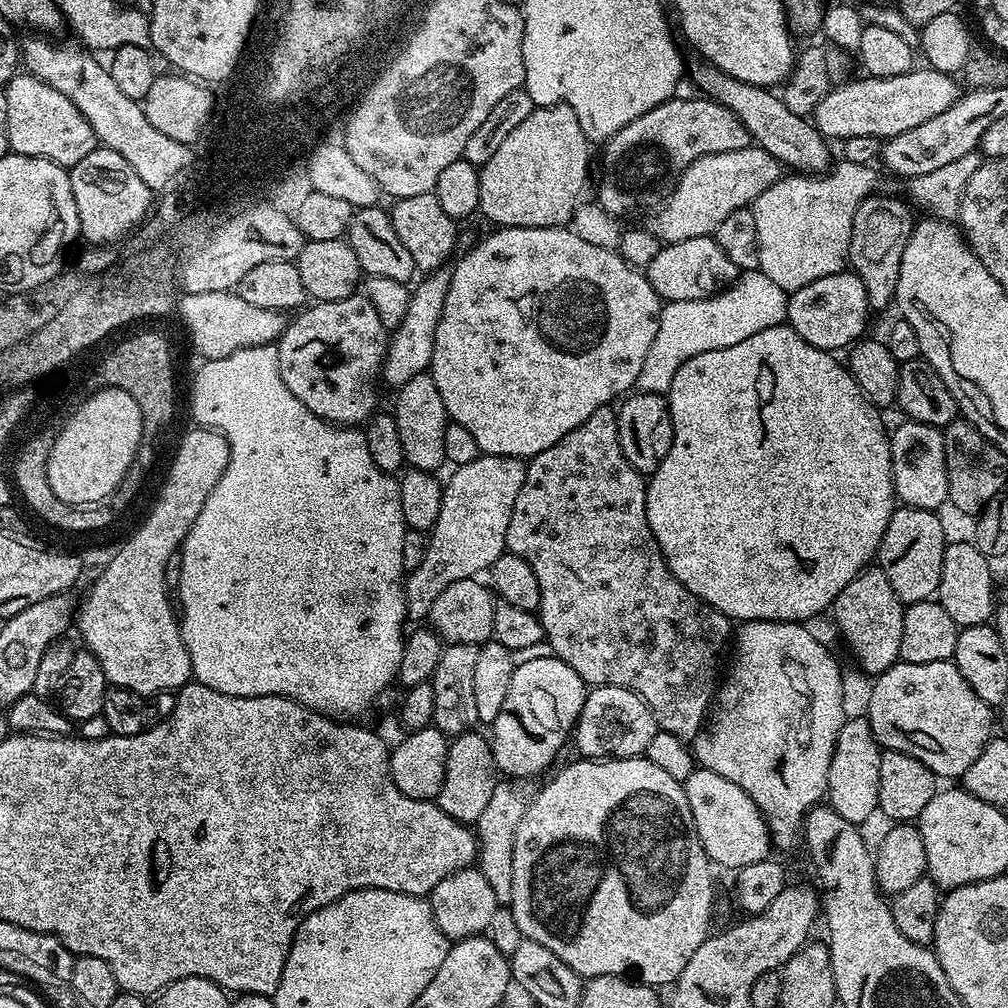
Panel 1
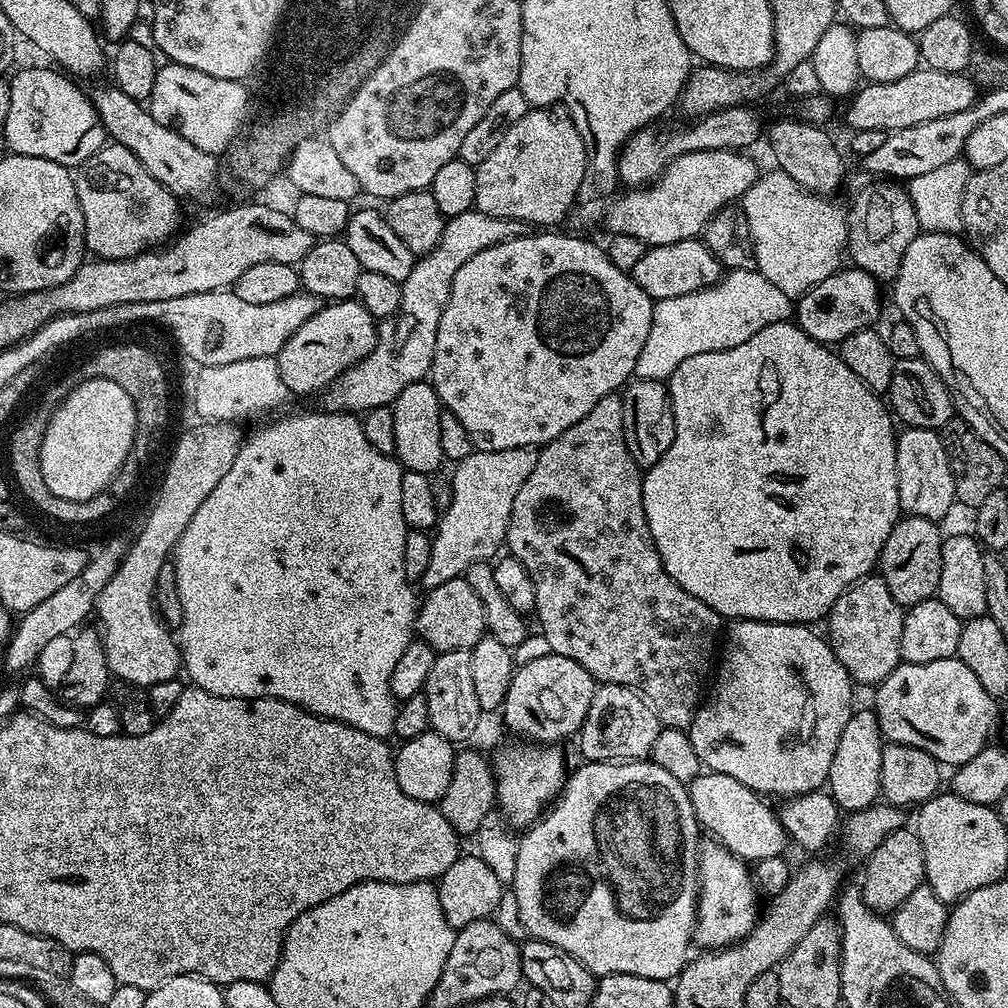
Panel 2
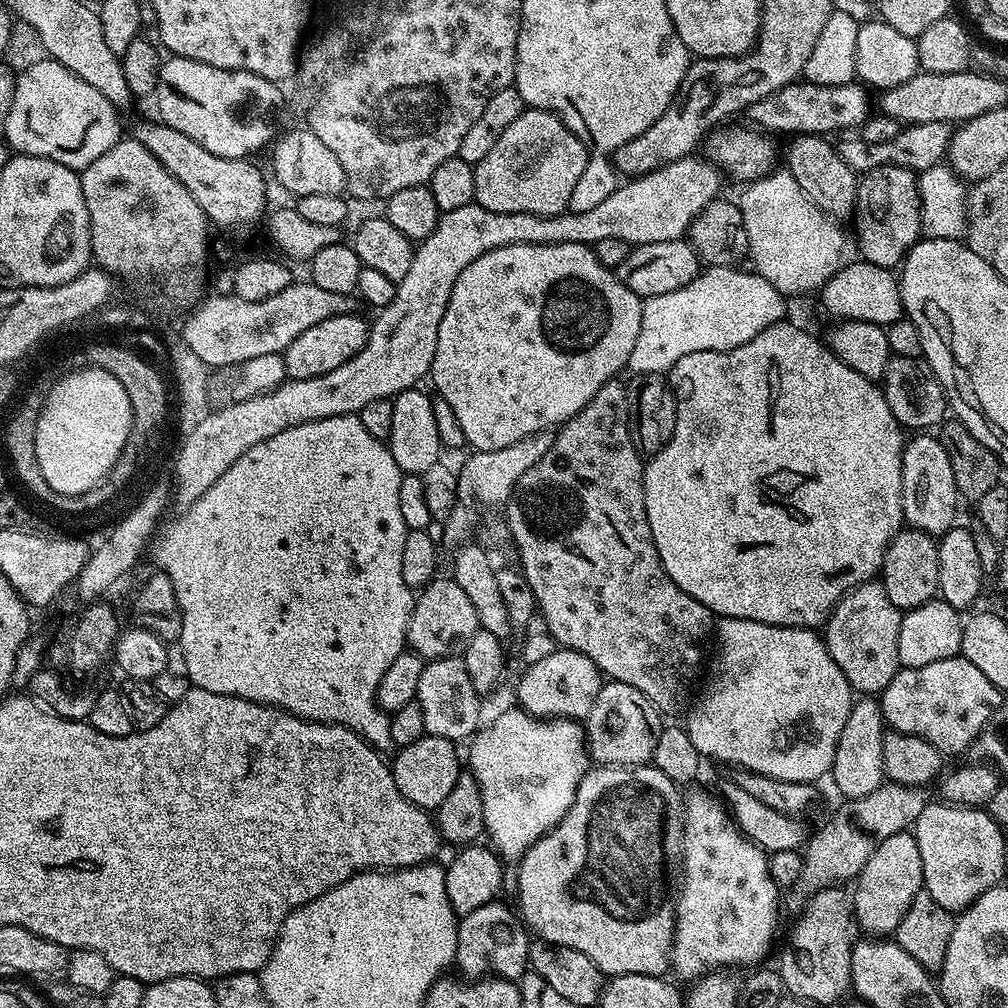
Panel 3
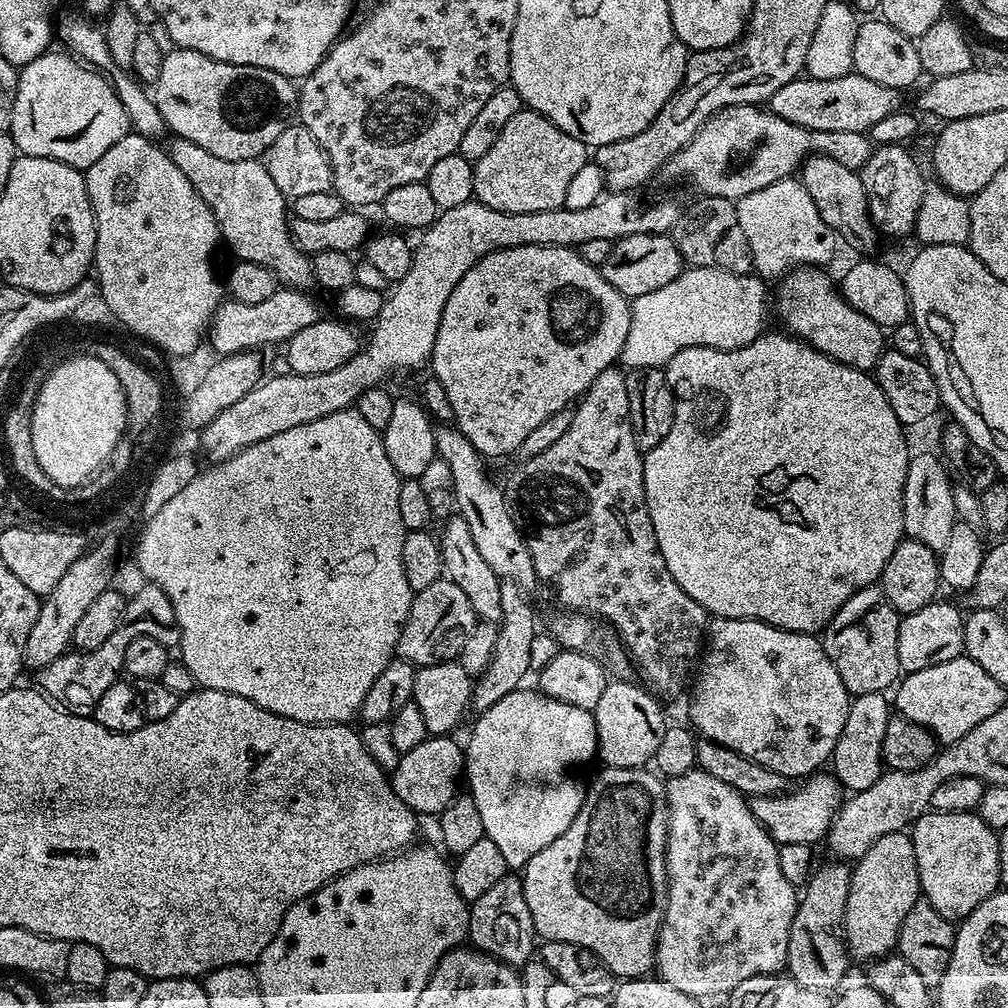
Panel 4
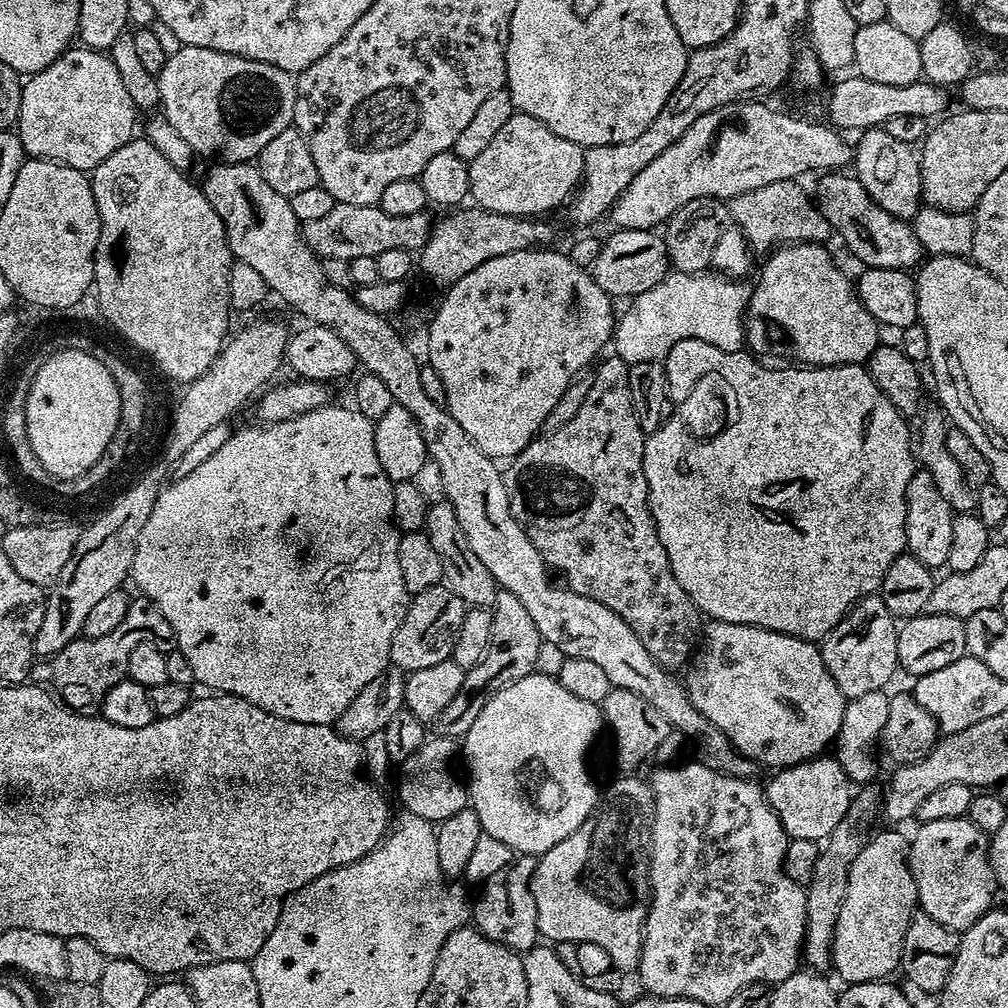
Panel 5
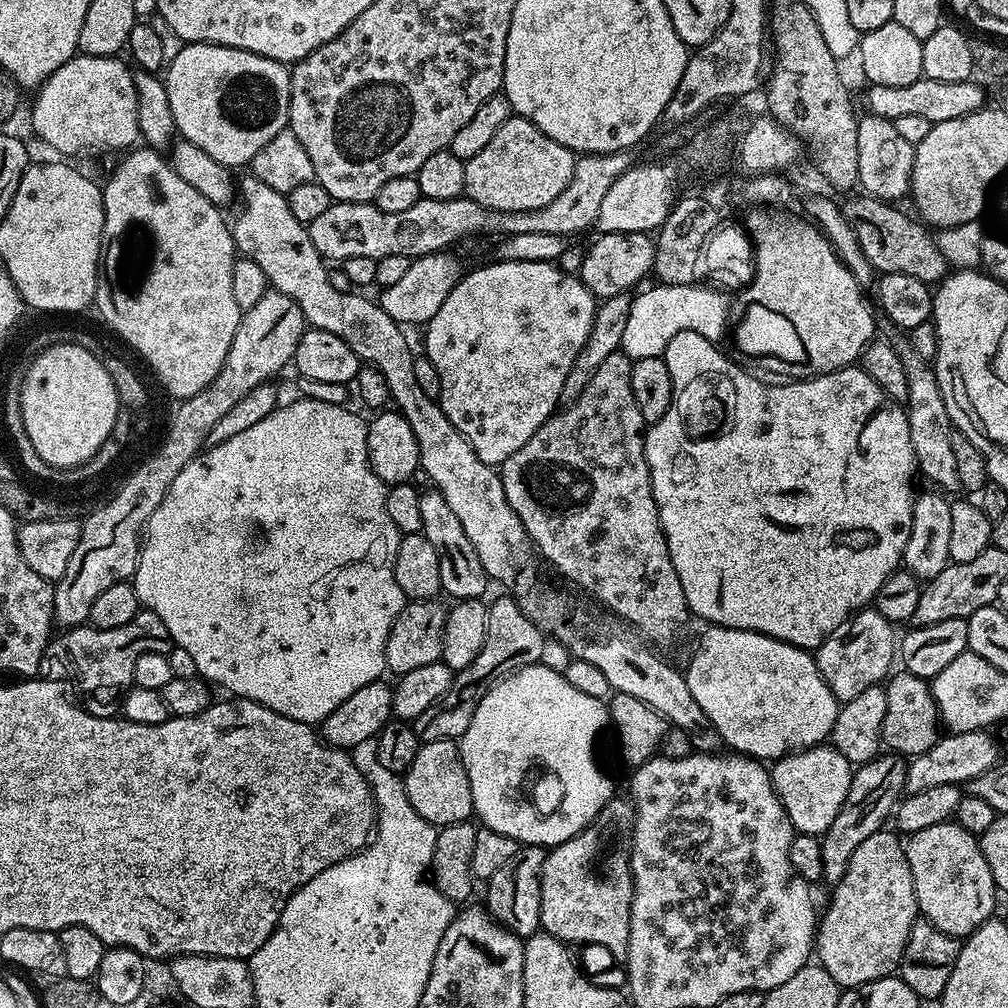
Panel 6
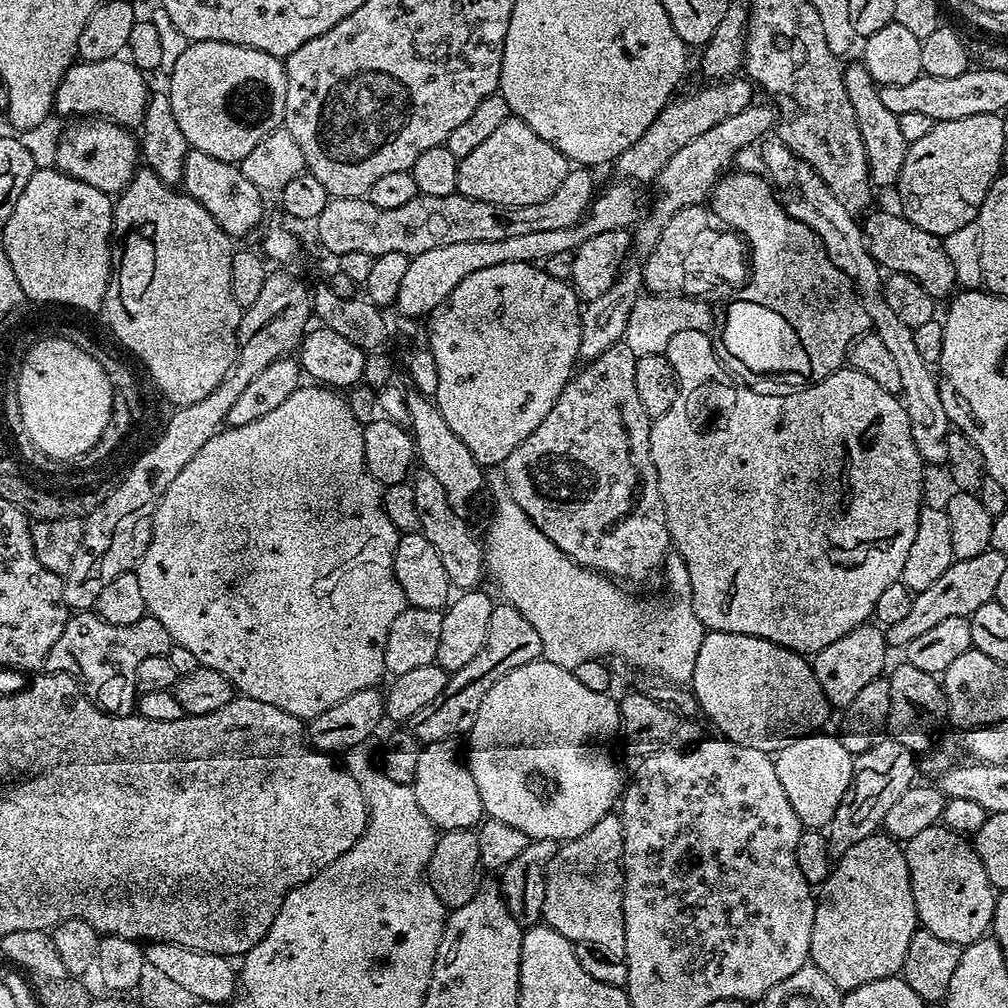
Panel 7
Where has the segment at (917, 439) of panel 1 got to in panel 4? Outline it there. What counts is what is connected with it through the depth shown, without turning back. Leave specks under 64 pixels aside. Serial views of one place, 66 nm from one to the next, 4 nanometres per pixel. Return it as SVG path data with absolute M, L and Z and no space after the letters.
M935 451L933 452L920 452L917 456L915 453L909 459L904 487L904 534L907 539L917 540L922 546L938 554L946 550L950 530L954 530L958 521L952 493L953 477L945 461Z

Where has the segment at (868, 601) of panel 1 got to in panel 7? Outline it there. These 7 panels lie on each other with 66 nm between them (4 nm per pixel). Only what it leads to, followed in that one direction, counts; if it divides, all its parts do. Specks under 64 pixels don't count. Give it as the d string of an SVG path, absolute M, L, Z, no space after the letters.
M869 622L850 630L850 634L842 634L838 642L830 642L830 646L815 653L810 660L814 678L818 680L822 694L826 694L829 705L837 710L848 708L867 683L881 679L883 672L880 671L888 660L888 652L890 648L885 633L875 623Z

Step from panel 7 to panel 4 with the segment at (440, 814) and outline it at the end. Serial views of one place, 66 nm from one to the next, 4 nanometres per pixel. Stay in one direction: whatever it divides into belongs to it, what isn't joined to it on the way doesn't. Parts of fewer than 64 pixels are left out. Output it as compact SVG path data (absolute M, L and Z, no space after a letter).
M429 735L427 740L422 742L422 746L414 746L414 750L403 753L400 760L396 763L395 768L391 769L390 779L394 794L398 794L398 798L402 798L402 802L406 802L406 806L410 806L410 810L419 814L421 817L432 816L444 811L444 807L450 801L455 800L458 795L458 789L462 784L462 773L464 770L464 754L465 749L451 735L433 736Z

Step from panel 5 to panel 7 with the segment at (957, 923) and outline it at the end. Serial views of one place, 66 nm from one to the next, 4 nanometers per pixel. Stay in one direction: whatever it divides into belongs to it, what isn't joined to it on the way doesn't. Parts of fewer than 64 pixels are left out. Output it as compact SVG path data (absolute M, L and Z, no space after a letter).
M943 826L922 830L907 841L904 857L910 870L916 919L930 934L967 946L991 929L998 892L986 878L975 847L965 837Z

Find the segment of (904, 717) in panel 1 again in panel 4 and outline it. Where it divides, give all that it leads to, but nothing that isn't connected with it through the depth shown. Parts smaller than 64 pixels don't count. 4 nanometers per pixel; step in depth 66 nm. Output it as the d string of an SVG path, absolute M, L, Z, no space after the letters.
M965 655L926 670L907 673L899 681L895 692L895 711L928 729L941 745L953 744L962 738L962 734L974 730L978 722L990 718L990 714L994 714L994 710L998 710L1006 699L1005 685L994 682L994 678L990 678L978 662Z

